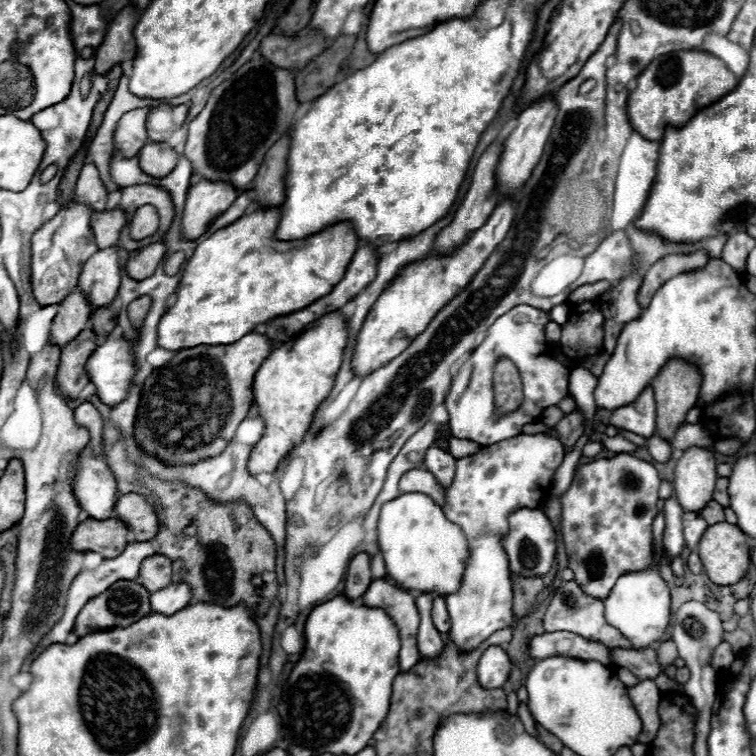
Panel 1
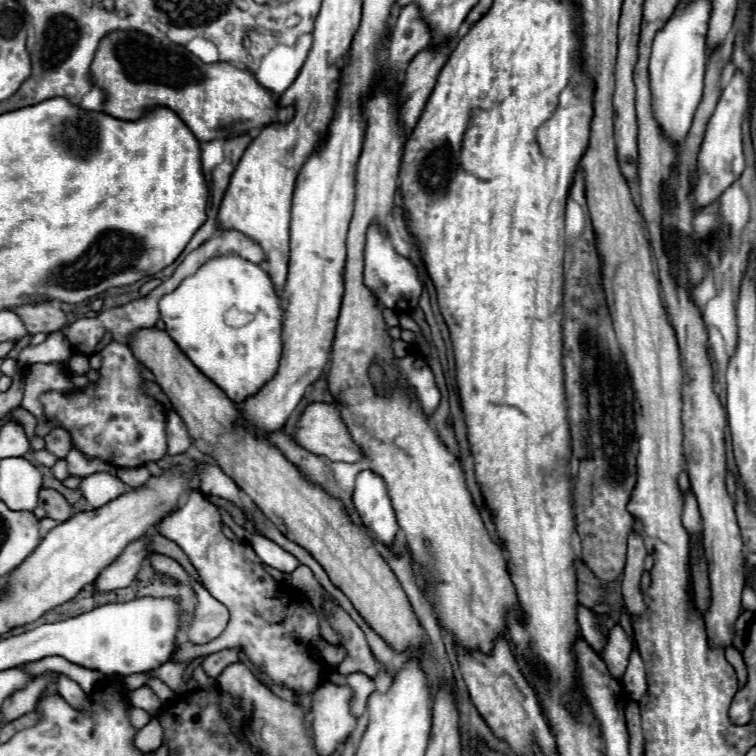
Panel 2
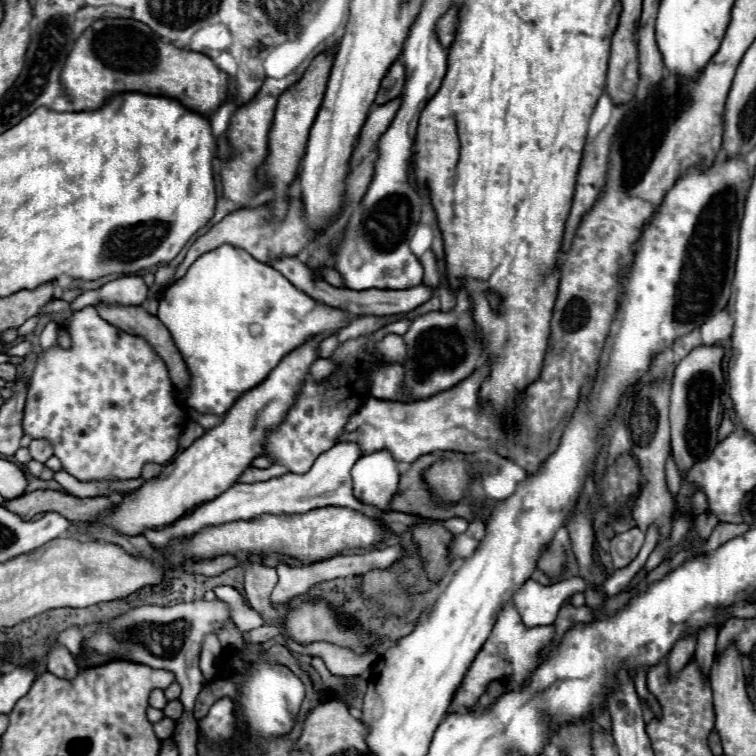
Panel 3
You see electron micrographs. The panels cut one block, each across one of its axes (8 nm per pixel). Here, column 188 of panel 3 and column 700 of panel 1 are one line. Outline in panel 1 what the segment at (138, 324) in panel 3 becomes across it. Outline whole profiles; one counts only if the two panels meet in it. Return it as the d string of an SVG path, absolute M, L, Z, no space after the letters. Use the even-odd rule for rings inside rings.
M670 360L662 370L652 378L650 386L654 390L654 400L656 400L656 434L660 434L664 440L672 442L678 426L686 422L686 414L690 408L694 408L698 400L698 390L700 390L702 376L696 370L696 366L684 362L684 360Z

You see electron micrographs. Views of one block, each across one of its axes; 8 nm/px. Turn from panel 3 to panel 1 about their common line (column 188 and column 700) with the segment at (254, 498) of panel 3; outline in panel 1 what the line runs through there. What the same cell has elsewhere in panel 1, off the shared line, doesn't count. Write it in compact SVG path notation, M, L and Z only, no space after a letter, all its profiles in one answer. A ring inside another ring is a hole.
M698 512L684 514L684 538L686 538L686 546L690 550L696 550L696 544L700 540L700 536L706 532L706 528L708 528L708 524Z

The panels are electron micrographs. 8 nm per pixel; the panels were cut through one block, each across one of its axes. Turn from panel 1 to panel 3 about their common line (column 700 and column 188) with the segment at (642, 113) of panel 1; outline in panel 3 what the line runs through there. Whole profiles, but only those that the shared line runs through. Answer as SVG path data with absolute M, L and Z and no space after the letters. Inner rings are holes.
M102 18L88 26L76 38L60 72L60 82L74 112L96 110L116 92L144 92L176 98L188 110L210 118L228 98L228 78L208 56L166 44L146 24L132 18Z

